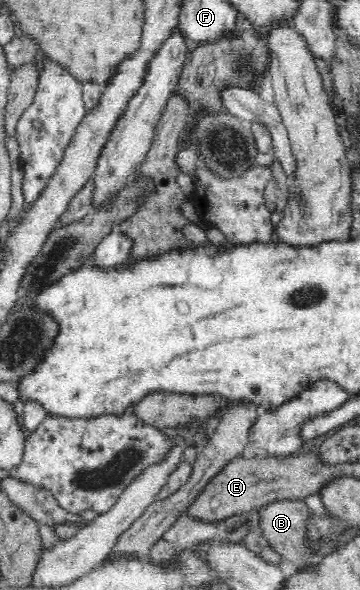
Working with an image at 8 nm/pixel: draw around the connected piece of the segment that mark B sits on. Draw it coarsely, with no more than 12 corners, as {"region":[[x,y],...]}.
{"region":[[304,500],[261,508],[259,532],[283,559],[306,568],[311,513]]}

